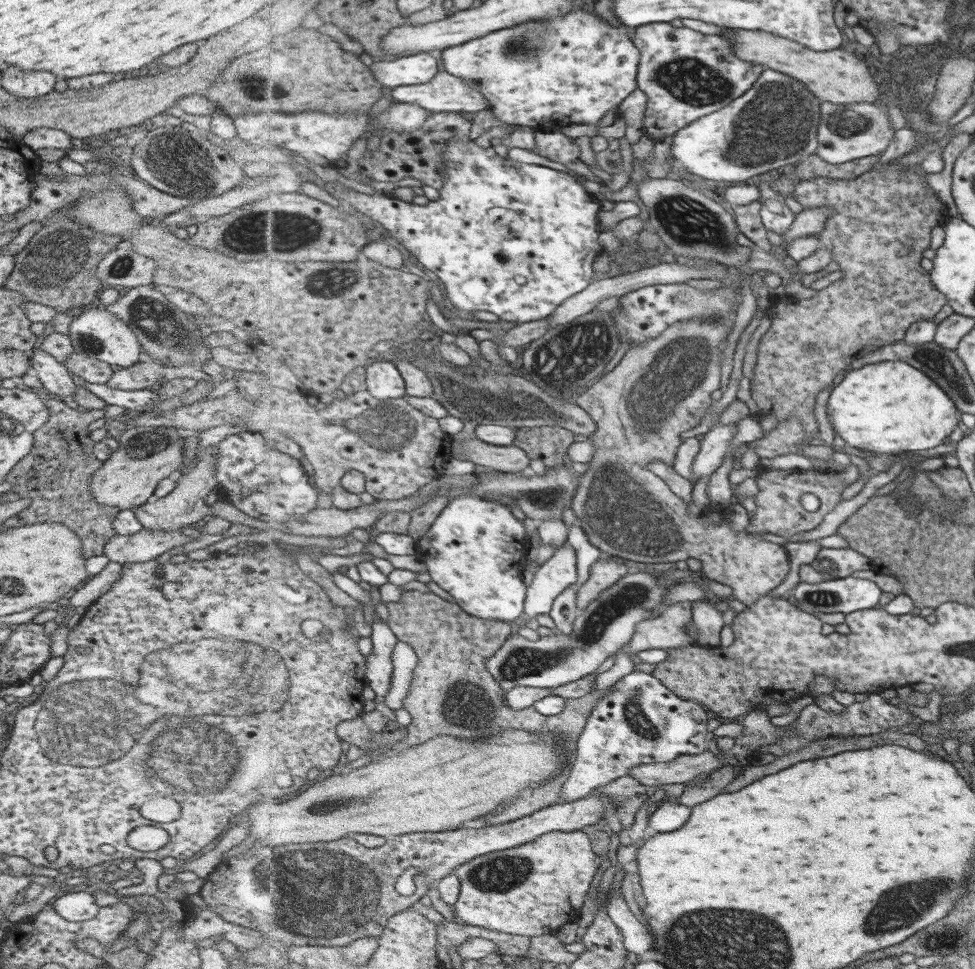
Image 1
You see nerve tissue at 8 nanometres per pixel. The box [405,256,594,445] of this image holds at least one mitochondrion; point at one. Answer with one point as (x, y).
(478, 407)

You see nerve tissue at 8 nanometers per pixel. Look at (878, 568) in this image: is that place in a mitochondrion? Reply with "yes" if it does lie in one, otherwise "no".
no

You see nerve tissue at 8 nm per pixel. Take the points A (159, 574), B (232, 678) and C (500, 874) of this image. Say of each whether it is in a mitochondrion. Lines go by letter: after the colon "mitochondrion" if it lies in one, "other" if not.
A: other
B: mitochondrion
C: mitochondrion

